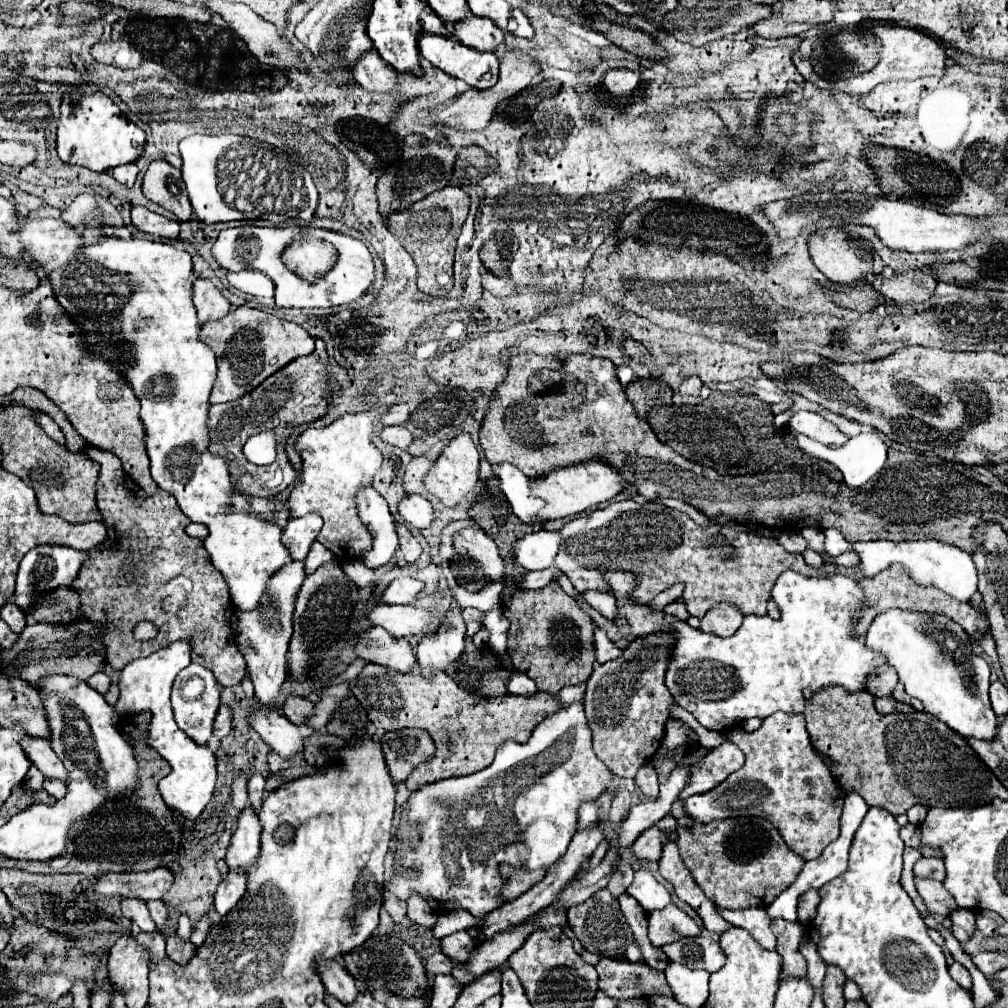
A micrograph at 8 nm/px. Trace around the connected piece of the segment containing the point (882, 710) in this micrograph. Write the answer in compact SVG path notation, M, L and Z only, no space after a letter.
M875 698L875 708L879 714L893 714L893 712L913 712L911 706L899 704L893 698Z

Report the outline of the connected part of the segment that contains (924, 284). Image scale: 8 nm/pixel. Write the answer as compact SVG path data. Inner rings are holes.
M907 270L903 274L893 274L891 278L865 278L867 282L871 282L871 286L881 292L885 298L897 302L897 304L923 304L929 302L935 294L937 288L937 280L921 270Z

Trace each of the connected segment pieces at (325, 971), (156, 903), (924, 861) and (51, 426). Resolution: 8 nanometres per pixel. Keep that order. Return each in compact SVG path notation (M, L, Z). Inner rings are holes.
M325 962L325 966L321 966L321 980L327 994L335 996L339 1002L351 1004L357 1000L357 984L339 962Z
M147 900L147 908L151 912L151 918L155 920L157 926L165 928L165 920L167 920L167 908L161 900Z
M919 858L913 866L913 874L917 878L933 878L943 880L945 878L945 864L941 858Z
M39 412L37 414L37 424L55 440L55 442L59 442L59 444L65 444L65 438L63 438L63 434L61 434L61 430L59 430L59 426L47 416L47 414L43 414L43 412Z

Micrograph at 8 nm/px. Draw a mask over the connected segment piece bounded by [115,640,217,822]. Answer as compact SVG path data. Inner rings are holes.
M181 640L181 642L173 642L167 648L157 650L145 658L131 660L119 674L119 684L117 684L119 700L115 704L115 710L119 712L119 716L151 712L147 743L152 748L157 748L159 754L171 764L171 774L159 782L159 792L163 796L163 802L169 808L173 808L181 816L185 814L185 818L193 822L201 816L207 802L213 798L213 788L217 782L217 768L215 768L217 758L209 748L197 746L189 736L185 736L185 732L179 730L175 718L173 718L173 712L171 712L171 702L169 702L171 686L173 686L175 676L185 666L191 664L189 650L191 650L191 646L185 640Z

